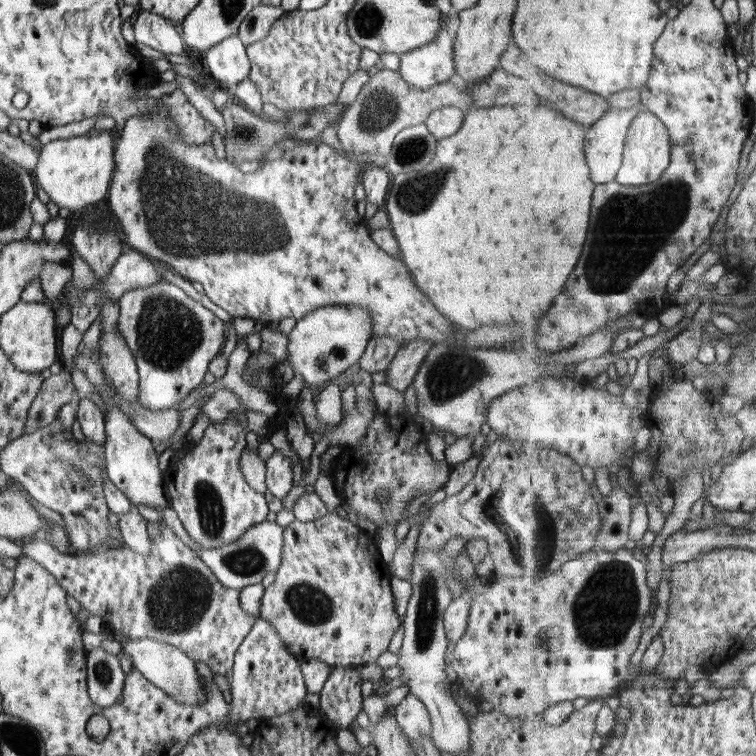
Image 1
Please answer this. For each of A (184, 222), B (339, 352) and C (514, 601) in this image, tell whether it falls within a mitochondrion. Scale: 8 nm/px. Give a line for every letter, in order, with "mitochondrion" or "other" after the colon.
A: mitochondrion
B: mitochondrion
C: other

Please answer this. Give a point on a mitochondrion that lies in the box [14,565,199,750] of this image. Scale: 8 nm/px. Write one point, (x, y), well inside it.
(102, 672)

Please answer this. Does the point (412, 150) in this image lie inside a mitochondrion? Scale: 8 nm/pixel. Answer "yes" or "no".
yes

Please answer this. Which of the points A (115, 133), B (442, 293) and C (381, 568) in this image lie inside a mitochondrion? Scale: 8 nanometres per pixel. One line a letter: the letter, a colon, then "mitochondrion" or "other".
A: other
B: other
C: other

